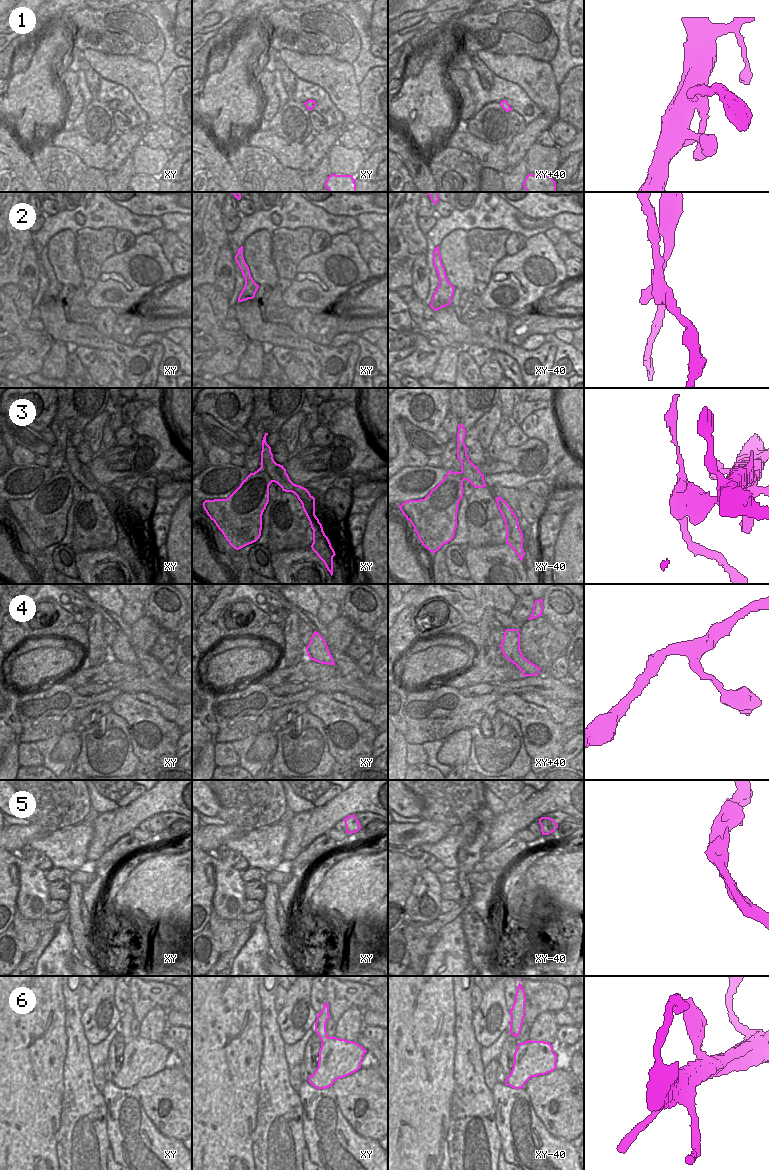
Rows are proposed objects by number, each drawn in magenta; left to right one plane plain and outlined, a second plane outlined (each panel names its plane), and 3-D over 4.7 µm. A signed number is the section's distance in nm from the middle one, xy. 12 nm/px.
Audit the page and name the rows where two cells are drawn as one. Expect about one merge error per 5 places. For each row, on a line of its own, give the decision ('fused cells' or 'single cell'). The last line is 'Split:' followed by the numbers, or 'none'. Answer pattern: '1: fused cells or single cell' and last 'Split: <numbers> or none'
1: single cell
2: fused cells
3: single cell
4: single cell
5: single cell
6: single cell
Split: 2

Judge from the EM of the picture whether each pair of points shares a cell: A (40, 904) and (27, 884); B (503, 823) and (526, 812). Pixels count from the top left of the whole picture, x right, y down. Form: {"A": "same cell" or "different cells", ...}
{"A": "same cell", "B": "same cell"}

